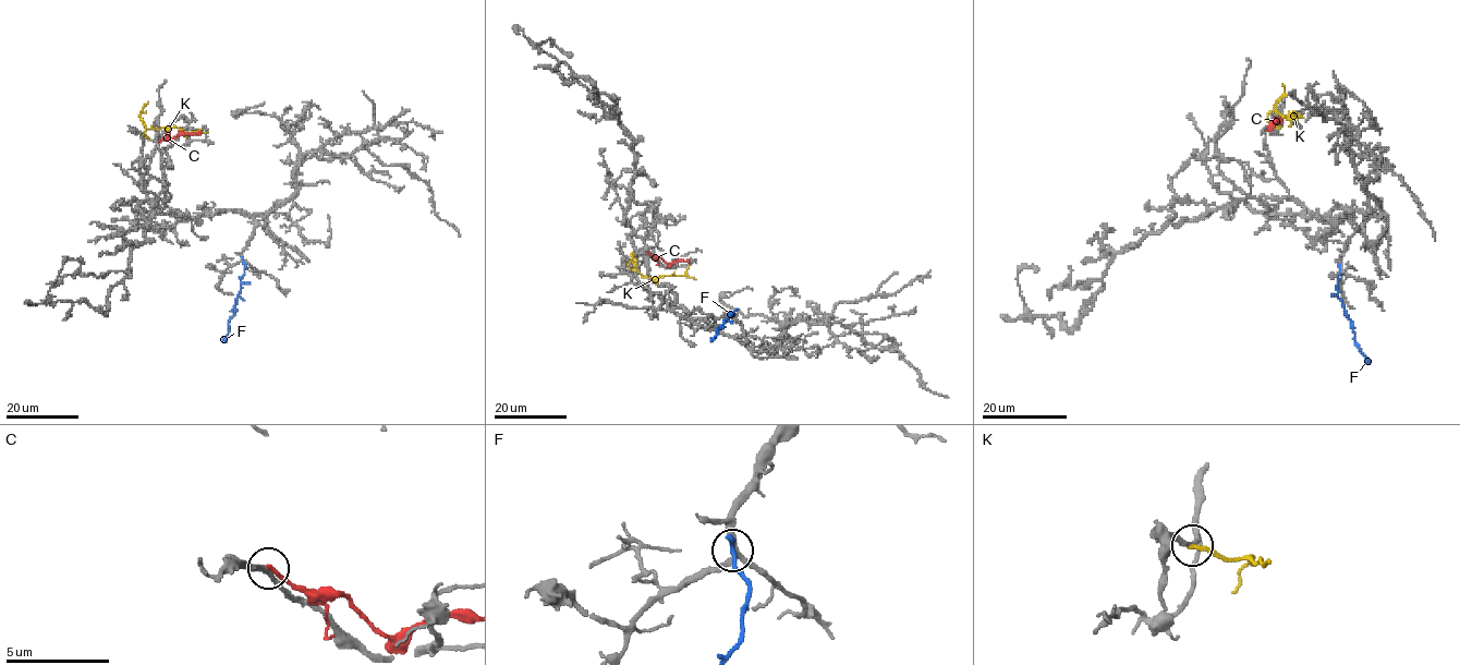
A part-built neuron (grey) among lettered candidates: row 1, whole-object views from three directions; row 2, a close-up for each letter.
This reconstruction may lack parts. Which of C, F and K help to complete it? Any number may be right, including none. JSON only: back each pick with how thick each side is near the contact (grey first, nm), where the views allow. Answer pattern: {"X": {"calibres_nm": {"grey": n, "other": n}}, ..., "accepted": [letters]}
{"accepted": []}

